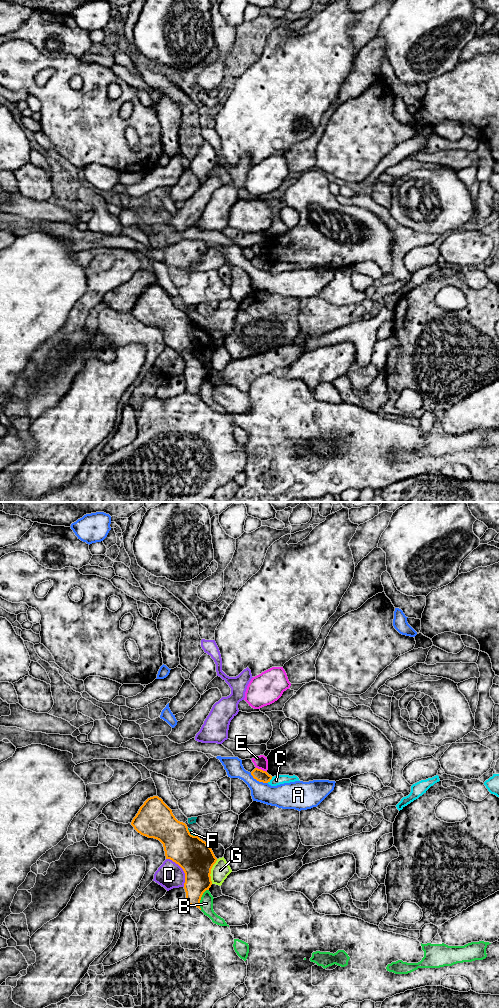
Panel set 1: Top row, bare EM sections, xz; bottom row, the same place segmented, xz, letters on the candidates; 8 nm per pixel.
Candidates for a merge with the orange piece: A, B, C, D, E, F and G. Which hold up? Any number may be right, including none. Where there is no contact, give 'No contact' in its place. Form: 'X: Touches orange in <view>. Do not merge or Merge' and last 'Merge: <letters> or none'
A: Touches orange in xz. Do not merge
B: Touches orange in xz. Do not merge
C: Touches orange in xz. Do not merge
D: Touches orange in xz. Do not merge
E: Touches orange in xz. Do not merge
F: Touches orange in xz. Do not merge
G: Touches orange in xz. Do not merge
Merge: none

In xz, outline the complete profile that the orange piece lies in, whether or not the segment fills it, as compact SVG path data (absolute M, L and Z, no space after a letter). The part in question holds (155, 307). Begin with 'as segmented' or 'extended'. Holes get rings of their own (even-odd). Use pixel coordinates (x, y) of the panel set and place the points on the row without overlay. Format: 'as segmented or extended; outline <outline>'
as segmented; outline M158 284L144 290L131 313L141 323L163 332L166 347L178 352L185 361L185 392L201 398L200 388L212 373L211 357L217 349L207 330L191 323L187 313L178 309Z

